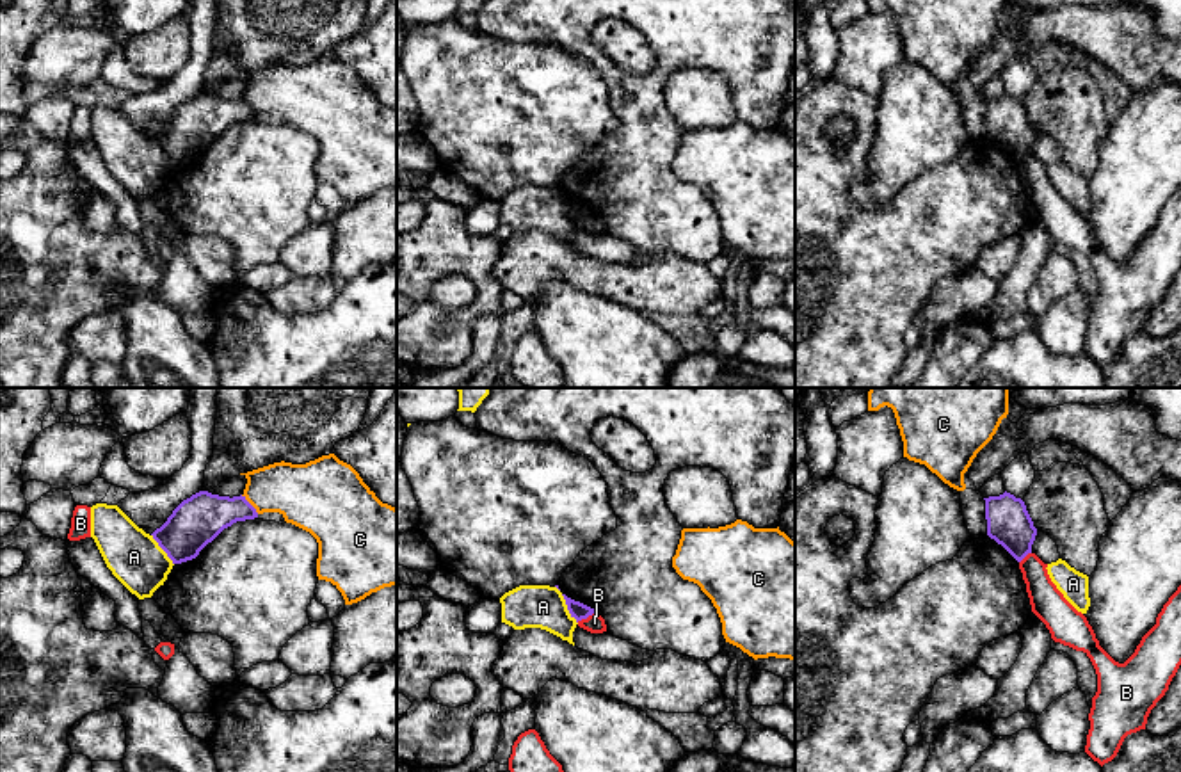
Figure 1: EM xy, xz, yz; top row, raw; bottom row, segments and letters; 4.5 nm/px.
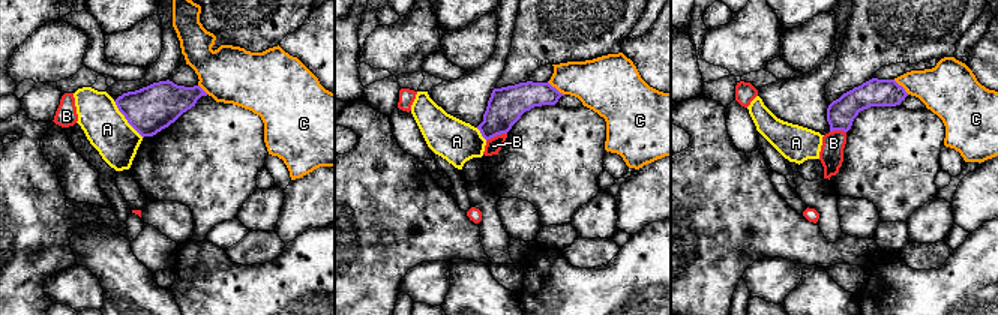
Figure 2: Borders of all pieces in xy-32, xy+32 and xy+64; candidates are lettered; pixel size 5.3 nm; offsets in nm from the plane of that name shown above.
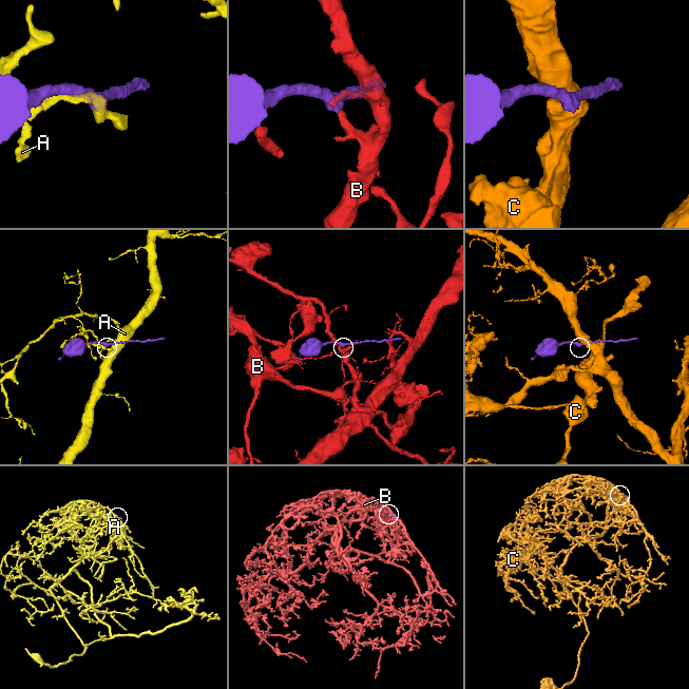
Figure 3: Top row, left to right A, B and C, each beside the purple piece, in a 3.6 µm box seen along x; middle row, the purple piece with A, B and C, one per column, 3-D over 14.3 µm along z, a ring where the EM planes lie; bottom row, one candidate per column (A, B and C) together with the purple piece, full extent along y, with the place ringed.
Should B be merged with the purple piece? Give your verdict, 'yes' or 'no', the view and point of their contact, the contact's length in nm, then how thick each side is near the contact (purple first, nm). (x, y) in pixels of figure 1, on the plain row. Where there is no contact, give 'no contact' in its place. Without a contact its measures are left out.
no | xz (586, 219) | 100 nm | 80/90 nm

